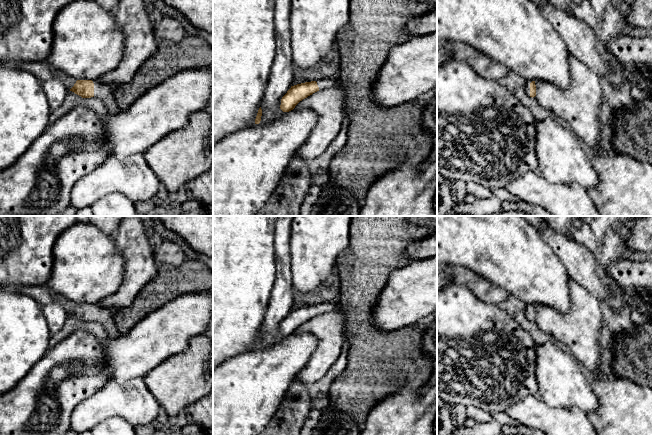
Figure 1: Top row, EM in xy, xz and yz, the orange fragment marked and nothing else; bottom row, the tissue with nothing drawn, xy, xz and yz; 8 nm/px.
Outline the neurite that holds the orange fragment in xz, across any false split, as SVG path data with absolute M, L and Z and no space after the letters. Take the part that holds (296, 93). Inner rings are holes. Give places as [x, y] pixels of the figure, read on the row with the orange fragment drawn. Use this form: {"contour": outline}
{"contour": "M329 76L317 81L305 82L291 86L291 88L281 99L280 109L283 112L289 112L293 110L300 101L312 95L313 93L338 85L339 80L335 80Z"}

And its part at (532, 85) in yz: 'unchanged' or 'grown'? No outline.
grown

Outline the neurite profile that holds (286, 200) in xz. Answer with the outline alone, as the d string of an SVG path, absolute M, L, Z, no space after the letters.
M295 155L266 204L255 216L300 216L311 181L308 161Z

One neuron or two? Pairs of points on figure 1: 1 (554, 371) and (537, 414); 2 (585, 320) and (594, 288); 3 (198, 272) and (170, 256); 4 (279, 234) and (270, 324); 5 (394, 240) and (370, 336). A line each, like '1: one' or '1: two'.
1: two
2: two
3: two
4: one
5: one

